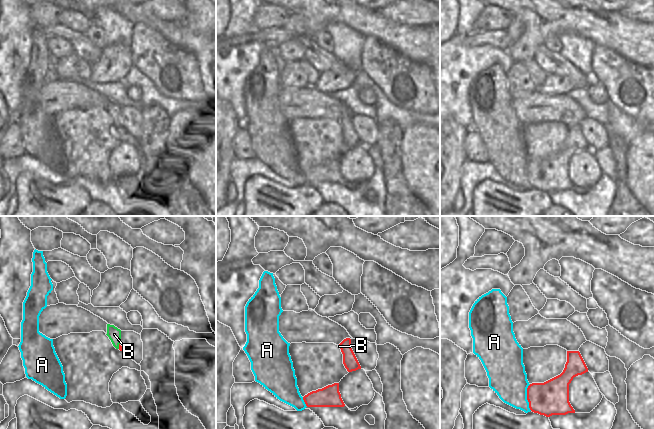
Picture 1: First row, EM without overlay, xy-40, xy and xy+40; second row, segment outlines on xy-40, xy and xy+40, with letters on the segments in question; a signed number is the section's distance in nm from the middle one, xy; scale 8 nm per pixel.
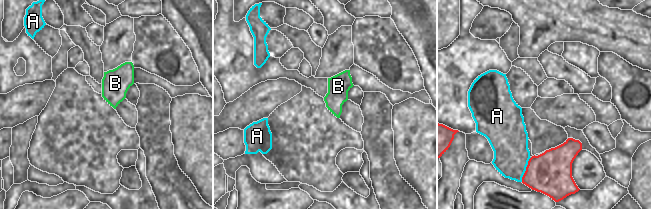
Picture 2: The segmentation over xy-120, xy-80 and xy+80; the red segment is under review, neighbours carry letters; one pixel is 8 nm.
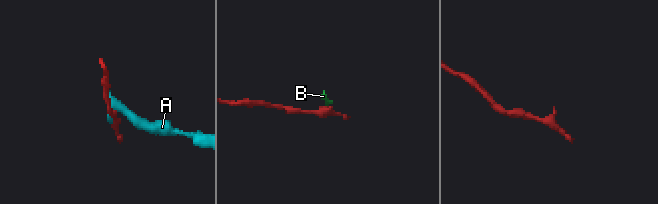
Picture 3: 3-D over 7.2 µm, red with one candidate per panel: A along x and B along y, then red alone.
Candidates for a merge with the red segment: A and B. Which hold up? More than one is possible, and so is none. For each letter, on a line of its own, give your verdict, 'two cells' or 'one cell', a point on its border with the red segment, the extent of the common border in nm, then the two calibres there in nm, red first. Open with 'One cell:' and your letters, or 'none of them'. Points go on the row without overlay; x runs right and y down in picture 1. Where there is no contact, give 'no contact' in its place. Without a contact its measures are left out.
One cell: B
A: two cells; contact xy+40 (527, 173); length 220 nm; calibres 280 and 300 nm
B: one cell; contact xy-40 (119, 122); length 50 nm; calibres 30 and 110 nm

